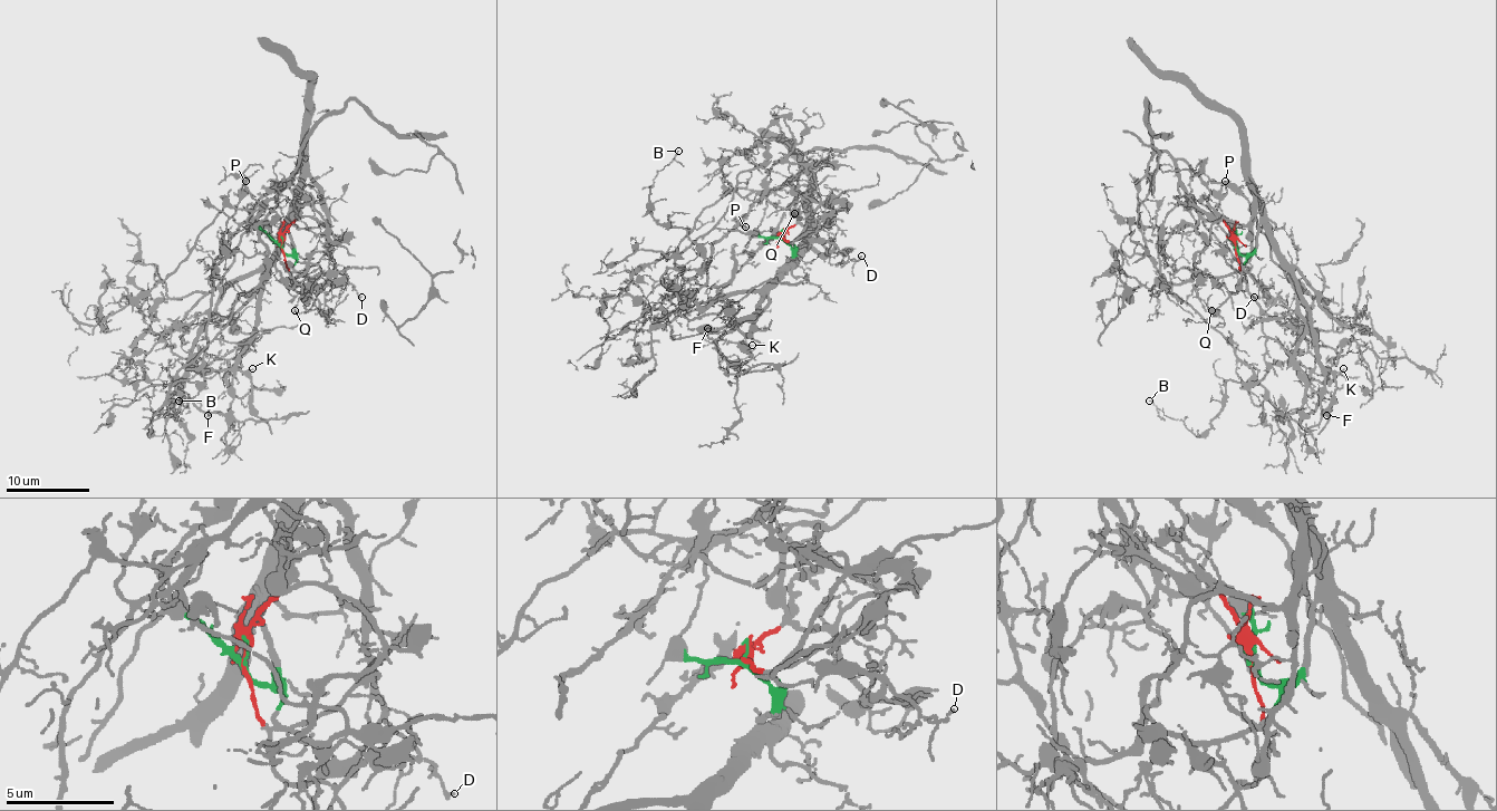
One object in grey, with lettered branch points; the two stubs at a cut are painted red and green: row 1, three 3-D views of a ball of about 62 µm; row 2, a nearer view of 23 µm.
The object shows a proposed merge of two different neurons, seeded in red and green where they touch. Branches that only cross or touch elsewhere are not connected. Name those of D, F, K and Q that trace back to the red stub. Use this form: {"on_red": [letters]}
{"on_red": ["Q"]}

